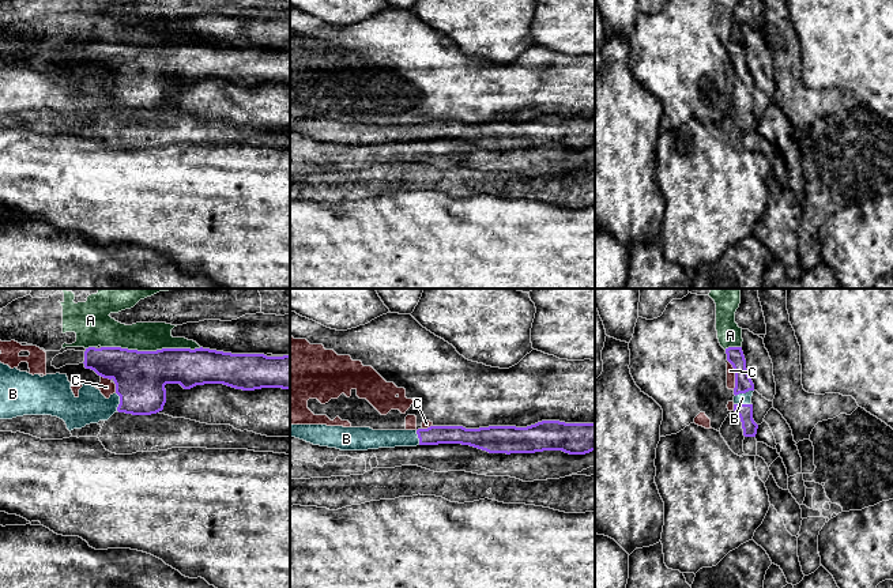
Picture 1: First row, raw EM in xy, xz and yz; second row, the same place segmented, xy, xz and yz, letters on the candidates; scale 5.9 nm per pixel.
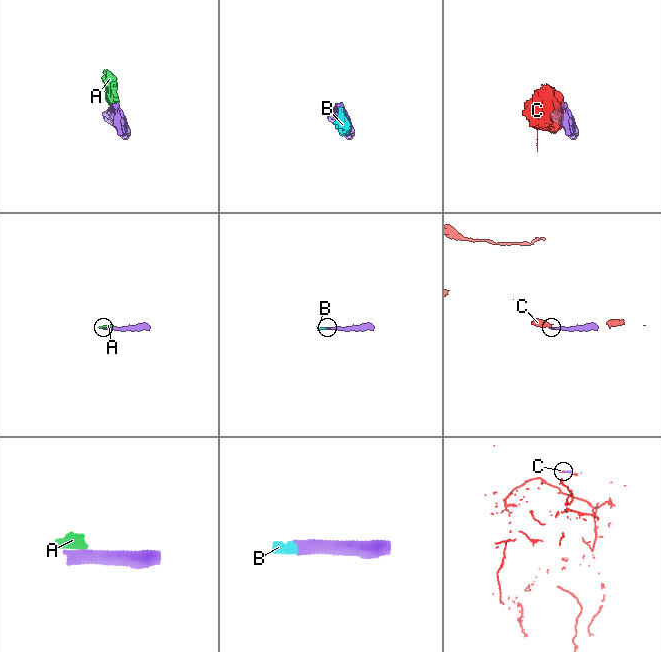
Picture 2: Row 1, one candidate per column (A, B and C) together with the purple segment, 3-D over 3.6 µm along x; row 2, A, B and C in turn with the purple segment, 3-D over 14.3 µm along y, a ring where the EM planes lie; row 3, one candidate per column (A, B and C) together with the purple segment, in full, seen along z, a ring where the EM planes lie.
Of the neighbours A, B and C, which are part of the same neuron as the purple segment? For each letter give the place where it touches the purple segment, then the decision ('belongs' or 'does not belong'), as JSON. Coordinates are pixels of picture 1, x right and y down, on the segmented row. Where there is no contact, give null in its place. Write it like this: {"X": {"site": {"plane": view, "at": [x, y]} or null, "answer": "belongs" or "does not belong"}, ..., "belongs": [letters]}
{"A": {"site": {"plane": "xy", "at": [151, 351]}, "answer": "does not belong"}, "B": {"site": {"plane": "yz", "at": [743, 392]}, "answer": "belongs"}, "C": {"site": {"plane": "yz", "at": [735, 376]}, "answer": "does not belong"}, "belongs": ["B"]}

